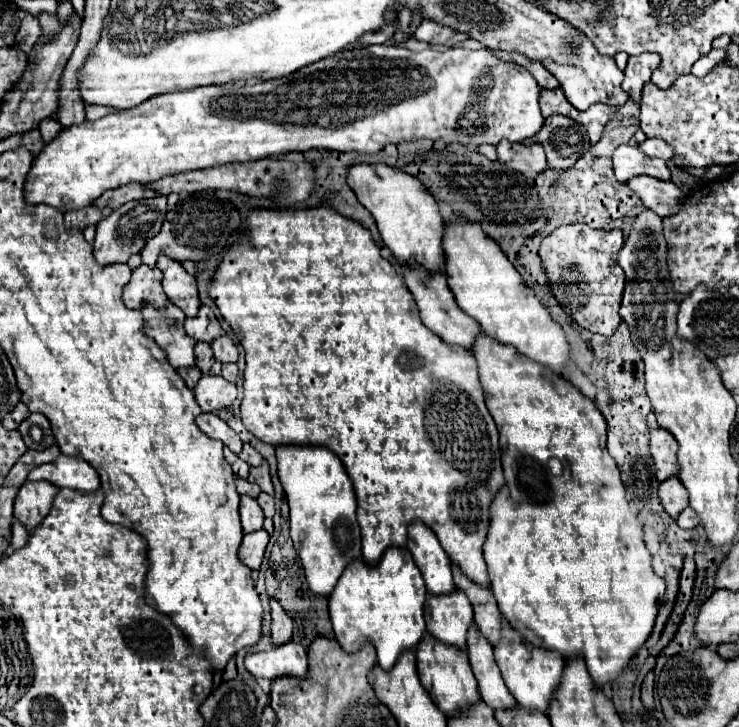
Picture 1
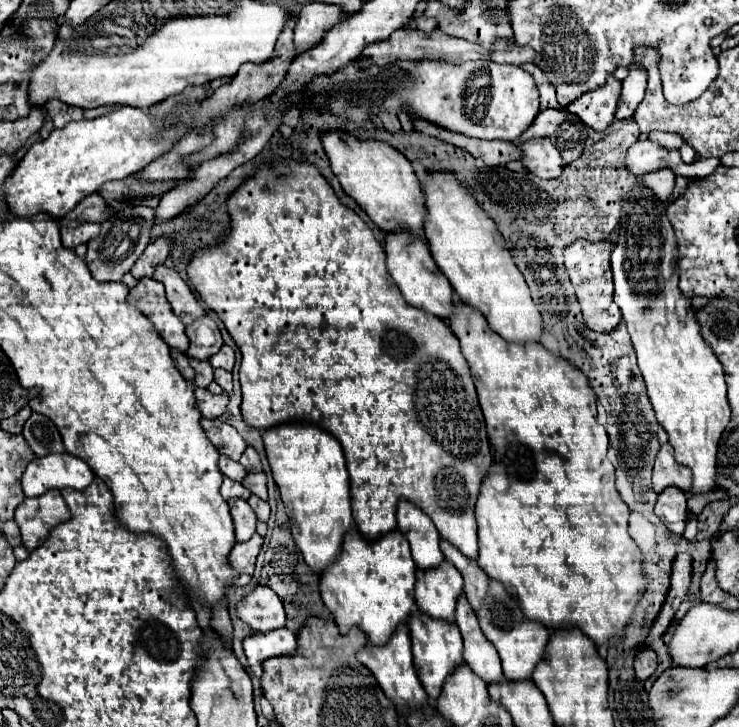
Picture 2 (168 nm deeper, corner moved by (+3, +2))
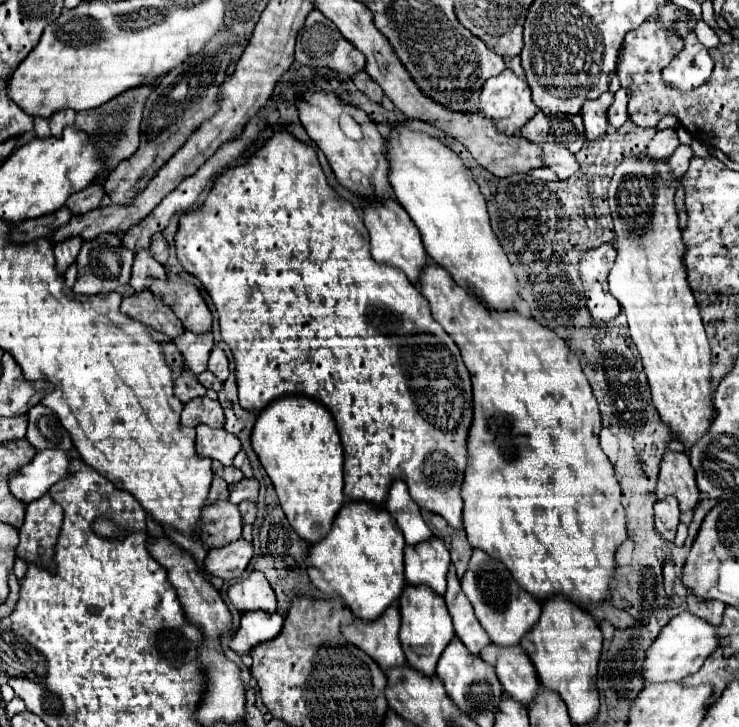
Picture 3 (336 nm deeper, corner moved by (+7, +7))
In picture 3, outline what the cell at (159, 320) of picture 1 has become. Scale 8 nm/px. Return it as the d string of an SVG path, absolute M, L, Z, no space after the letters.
M149 289L125 297L121 303L121 311L129 317L135 317L137 321L147 323L155 331L165 333L171 339L179 337L185 331L183 323L175 317L175 313L163 303L161 297L153 295Z

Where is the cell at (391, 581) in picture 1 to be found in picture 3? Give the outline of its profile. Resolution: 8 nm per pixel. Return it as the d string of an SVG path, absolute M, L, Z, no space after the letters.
M345 503L333 521L329 537L319 545L311 545L307 573L321 593L343 599L357 619L375 621L405 589L403 549L403 533L385 509Z

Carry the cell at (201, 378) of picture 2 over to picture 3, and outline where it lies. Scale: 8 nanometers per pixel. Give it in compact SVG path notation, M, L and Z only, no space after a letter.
M183 369L183 373L175 379L175 395L187 403L191 401L191 397L201 397L205 395L207 389L203 389L203 385L197 381L197 375L191 373L191 369Z

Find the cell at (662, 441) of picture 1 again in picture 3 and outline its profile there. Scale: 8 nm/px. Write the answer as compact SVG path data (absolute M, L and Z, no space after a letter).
M667 451L661 459L657 477L657 499L675 495L681 511L693 509L699 503L699 489L695 485L695 471L691 469L689 457L685 453Z

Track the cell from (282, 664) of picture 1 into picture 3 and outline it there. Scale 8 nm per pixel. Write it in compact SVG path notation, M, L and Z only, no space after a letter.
M245 613L241 625L233 635L229 647L241 657L247 655L255 645L275 639L283 629L283 617L279 613Z

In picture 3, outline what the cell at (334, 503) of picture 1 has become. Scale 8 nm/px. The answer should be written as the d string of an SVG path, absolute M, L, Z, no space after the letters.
M283 397L263 409L253 427L251 445L265 467L289 525L309 545L331 531L333 519L345 503L343 449L331 413L305 397Z

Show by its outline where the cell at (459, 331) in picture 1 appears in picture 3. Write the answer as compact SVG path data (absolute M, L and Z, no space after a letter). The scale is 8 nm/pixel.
M387 199L381 203L379 201L367 201L365 227L369 229L369 235L371 235L373 259L377 263L385 263L385 265L391 265L391 267L403 271L413 285L419 285L419 277L421 277L423 269L429 265L429 259L427 259L425 247L421 243L419 229L415 227L415 223L407 215L407 211L401 207L401 203L395 199Z

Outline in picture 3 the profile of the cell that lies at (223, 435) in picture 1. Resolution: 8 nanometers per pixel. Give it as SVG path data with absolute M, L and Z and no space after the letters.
M197 425L197 451L203 457L211 457L221 461L223 465L231 465L233 457L241 451L241 441L227 429Z

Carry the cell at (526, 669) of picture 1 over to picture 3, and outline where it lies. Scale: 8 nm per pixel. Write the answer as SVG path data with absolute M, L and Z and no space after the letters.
M473 549L471 565L463 575L461 587L475 609L475 617L497 647L519 645L519 641L533 629L533 625L541 617L541 603L535 601L535 597L527 597L527 593L523 593L519 585L515 585L515 579L507 571L507 567L499 565L499 561L491 561L491 557L487 557L487 553L483 553L481 549Z

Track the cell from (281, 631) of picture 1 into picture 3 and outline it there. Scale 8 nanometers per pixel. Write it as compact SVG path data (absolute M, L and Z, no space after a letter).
M253 571L243 581L237 581L227 591L229 601L239 609L239 613L247 611L265 611L275 613L277 611L277 599L267 583L265 575L259 571Z

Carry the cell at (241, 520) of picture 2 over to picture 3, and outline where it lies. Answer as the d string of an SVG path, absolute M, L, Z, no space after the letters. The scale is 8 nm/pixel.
M215 501L203 511L203 543L207 547L223 547L241 537L243 519L239 507L231 501Z

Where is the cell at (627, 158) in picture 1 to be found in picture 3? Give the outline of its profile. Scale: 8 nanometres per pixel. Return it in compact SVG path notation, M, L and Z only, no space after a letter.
M665 129L665 131L657 131L655 137L651 139L649 147L647 147L647 155L651 159L667 159L671 157L671 153L677 149L679 141L677 141L677 133L675 129Z

